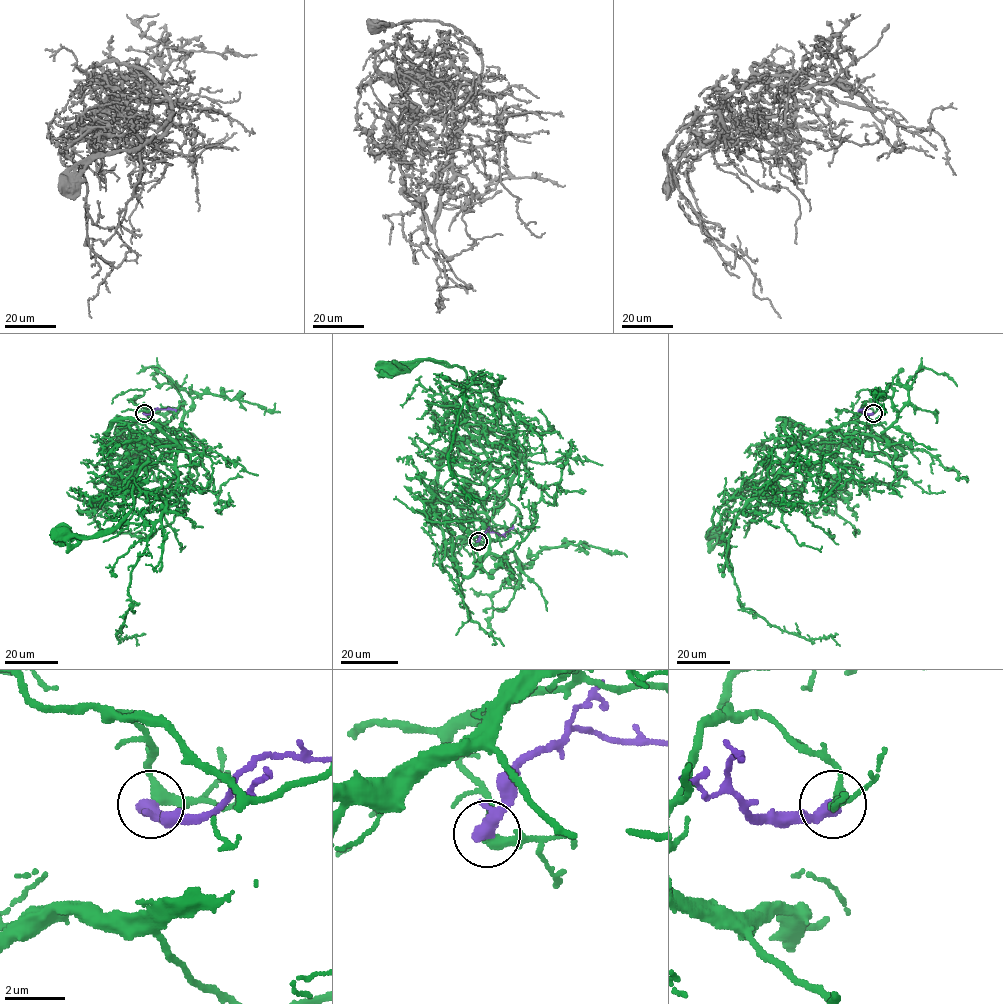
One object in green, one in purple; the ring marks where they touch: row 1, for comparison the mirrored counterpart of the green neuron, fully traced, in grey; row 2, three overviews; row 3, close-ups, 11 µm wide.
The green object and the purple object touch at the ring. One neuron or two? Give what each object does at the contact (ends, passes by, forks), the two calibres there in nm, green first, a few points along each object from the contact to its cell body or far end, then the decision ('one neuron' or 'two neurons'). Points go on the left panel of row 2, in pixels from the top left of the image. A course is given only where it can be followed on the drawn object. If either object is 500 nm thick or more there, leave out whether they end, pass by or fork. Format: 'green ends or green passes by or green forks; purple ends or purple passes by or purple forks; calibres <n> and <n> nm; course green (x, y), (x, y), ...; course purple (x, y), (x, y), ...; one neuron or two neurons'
green passes by; purple passes by; calibres 300 and 340 nm; course green (144, 413), (140, 405), (181, 447), (150, 455), (133, 507), (113, 529), (61, 531); course purple (144, 413), (154, 409), (175, 410); two neurons

